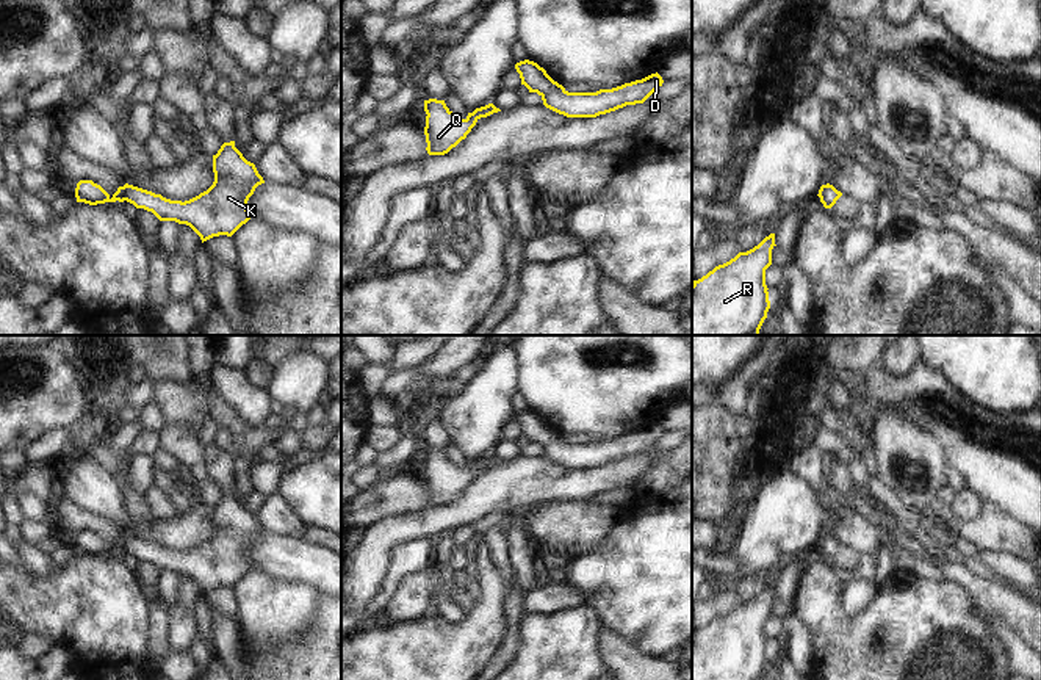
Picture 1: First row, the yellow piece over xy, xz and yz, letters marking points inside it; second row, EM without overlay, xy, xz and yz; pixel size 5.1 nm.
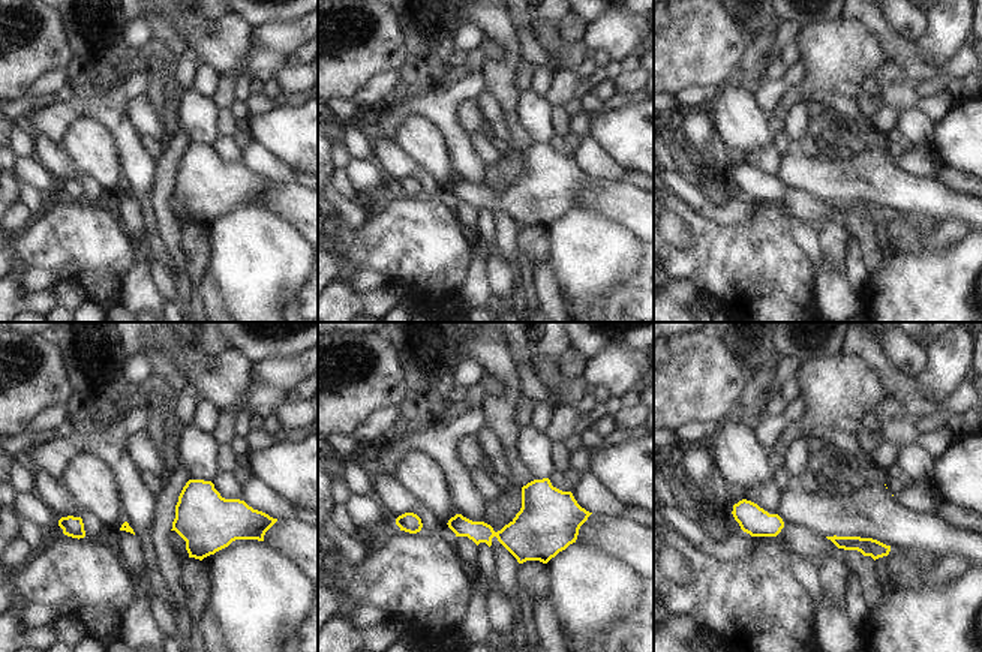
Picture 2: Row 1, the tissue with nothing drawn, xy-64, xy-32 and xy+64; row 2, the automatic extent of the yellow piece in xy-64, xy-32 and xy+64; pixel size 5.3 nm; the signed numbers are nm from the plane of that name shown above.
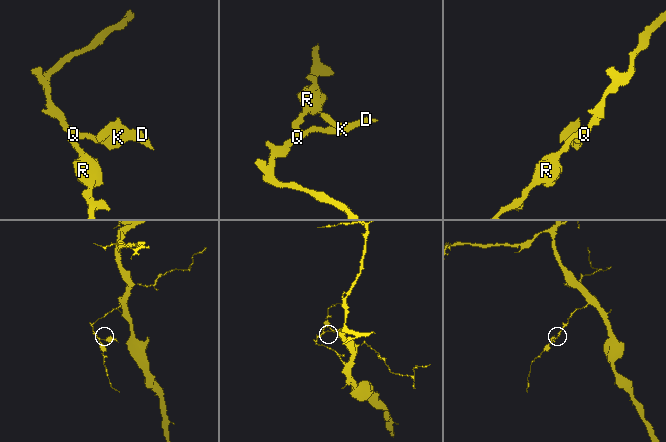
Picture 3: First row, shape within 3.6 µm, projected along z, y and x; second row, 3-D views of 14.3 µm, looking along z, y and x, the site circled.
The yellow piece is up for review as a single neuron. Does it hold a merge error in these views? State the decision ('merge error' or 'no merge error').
no merge error

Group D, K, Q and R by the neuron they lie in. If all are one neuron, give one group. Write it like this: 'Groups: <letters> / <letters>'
Groups: D K Q R.

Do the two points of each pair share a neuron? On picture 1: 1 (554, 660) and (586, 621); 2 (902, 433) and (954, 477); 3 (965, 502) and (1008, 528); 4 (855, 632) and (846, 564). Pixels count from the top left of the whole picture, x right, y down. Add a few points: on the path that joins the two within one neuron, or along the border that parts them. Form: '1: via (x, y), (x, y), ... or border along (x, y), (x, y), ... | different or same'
1: via (559, 651), (576, 630) | same
2: border along (950, 469), (946, 484) | different
3: border along (982, 503), (982, 511), (976, 517), (954, 519) | different
4: border along (828, 560), (841, 577) | different

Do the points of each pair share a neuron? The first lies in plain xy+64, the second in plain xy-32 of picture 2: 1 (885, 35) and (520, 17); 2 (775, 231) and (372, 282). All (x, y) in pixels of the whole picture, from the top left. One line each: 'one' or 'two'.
1: two
2: two

